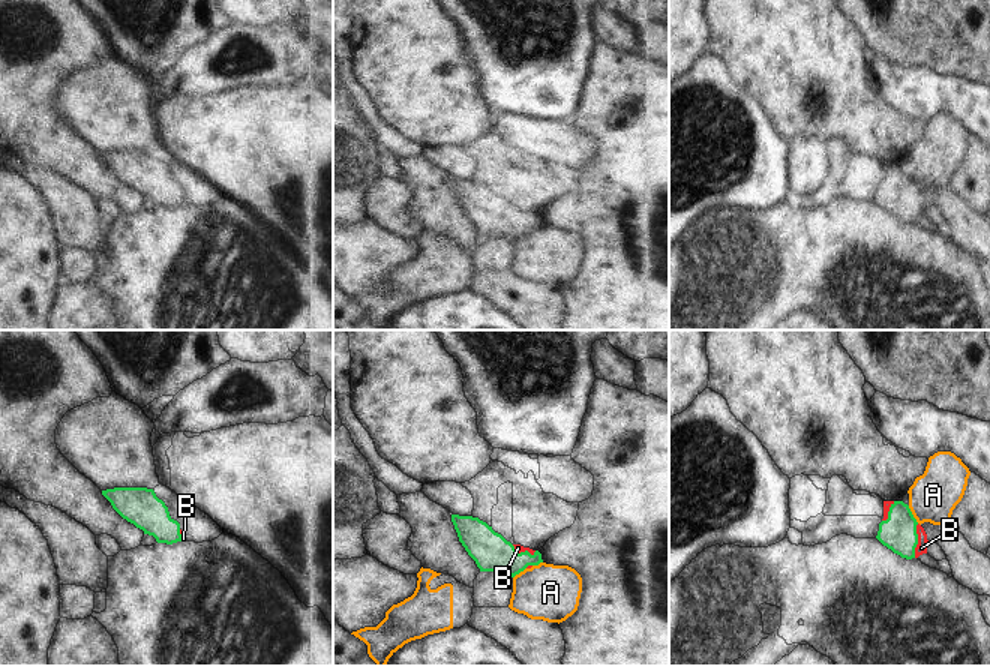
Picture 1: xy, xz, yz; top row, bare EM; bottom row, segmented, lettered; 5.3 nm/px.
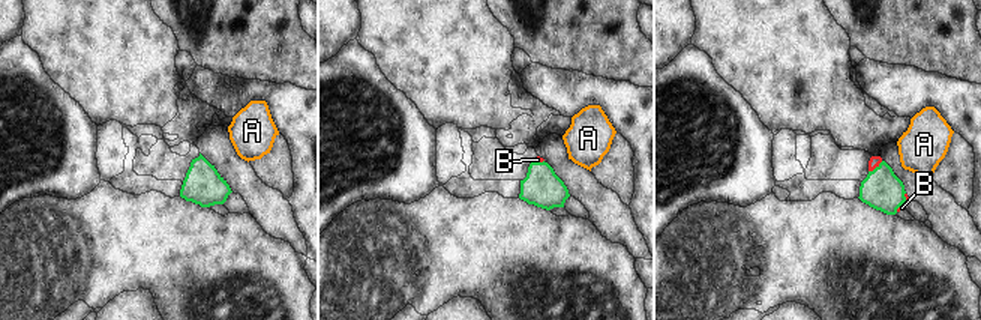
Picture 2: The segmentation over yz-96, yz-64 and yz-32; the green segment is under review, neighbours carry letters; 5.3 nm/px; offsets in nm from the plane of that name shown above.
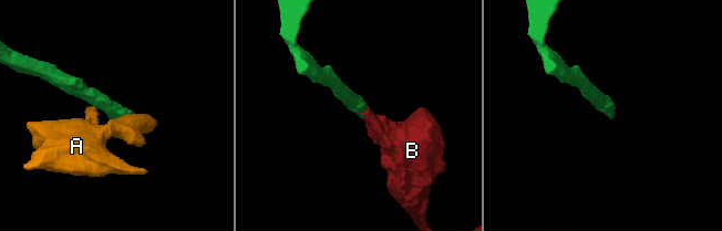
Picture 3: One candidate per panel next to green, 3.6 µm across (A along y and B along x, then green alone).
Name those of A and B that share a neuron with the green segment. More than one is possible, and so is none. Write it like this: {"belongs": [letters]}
{"belongs": ["B"]}

